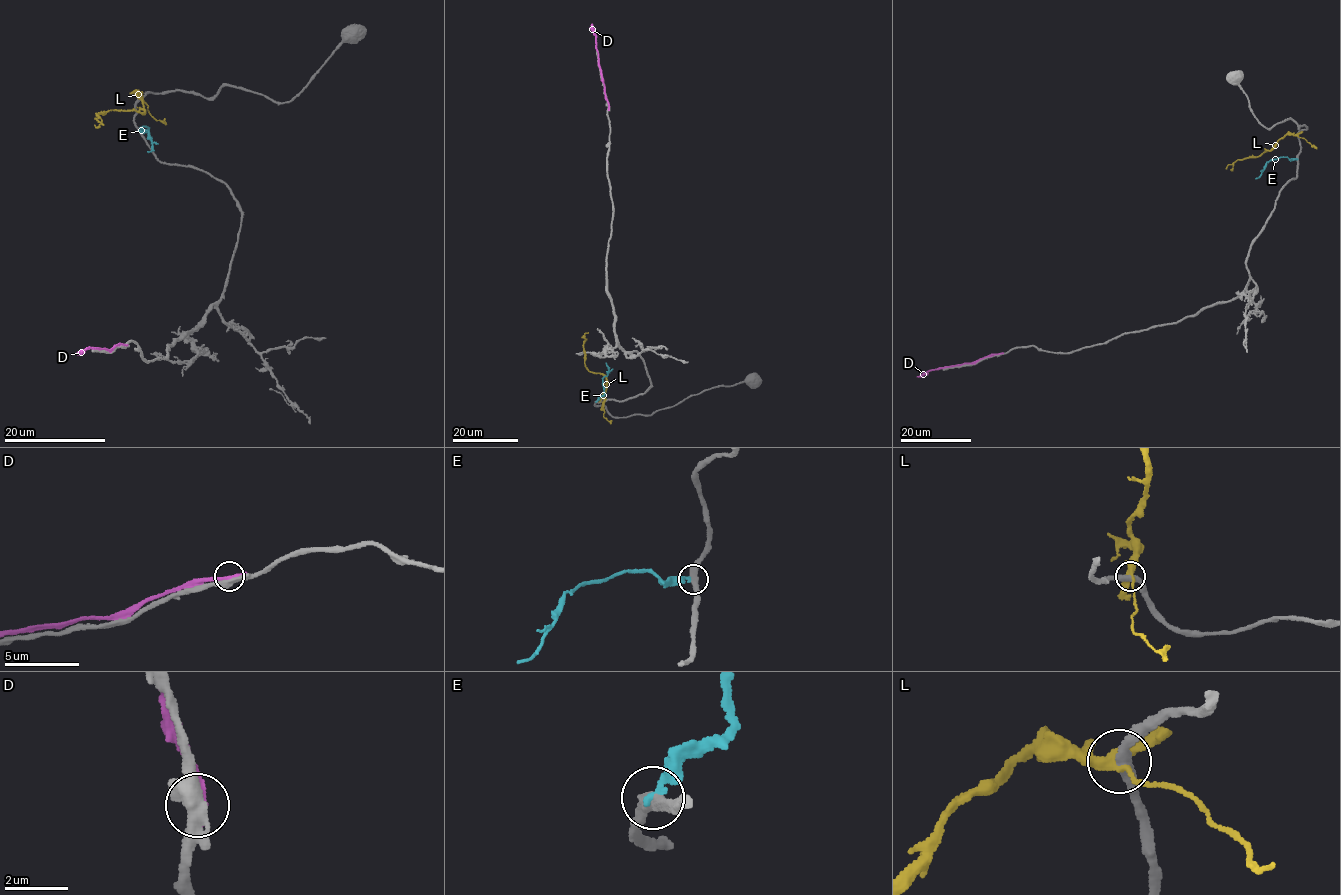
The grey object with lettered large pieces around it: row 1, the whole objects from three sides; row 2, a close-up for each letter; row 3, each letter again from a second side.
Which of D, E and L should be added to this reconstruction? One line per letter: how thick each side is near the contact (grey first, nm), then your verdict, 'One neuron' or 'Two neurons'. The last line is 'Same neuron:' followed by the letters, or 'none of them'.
D: Thickness 480 nm (grey) against 360 nm. Two neurons
E: Thickness 320 nm (grey) against 280 nm. Two neurons
L: Thickness 340 nm (grey) against 340 nm. Two neurons
Same neuron: none of them

